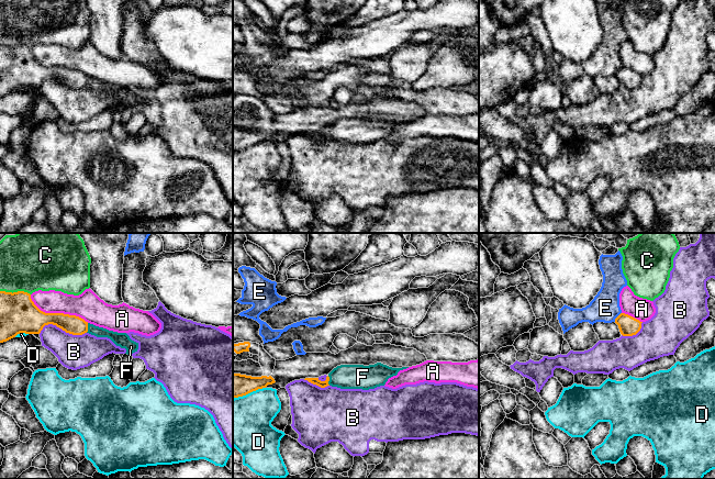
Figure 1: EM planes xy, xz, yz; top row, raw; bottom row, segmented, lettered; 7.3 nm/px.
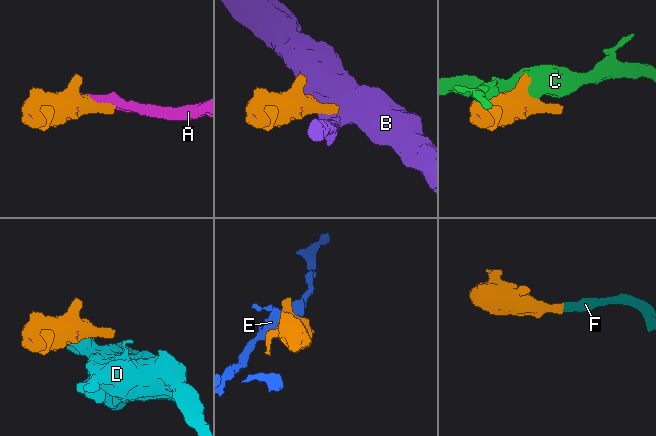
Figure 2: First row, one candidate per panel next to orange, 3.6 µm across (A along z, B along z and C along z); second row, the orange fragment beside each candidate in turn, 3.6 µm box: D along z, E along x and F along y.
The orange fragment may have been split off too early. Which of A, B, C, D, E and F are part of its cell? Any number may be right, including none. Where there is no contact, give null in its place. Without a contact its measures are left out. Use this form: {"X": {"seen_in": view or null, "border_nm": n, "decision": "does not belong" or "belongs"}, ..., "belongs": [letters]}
{"A": {"seen_in": "xy", "border_nm": 480, "decision": "does not belong"}, "B": {"seen_in": "xy", "border_nm": 360, "decision": "does not belong"}, "C": {"seen_in": "xy", "border_nm": 220, "decision": "does not belong"}, "D": {"seen_in": "xz", "border_nm": 260, "decision": "does not belong"}, "E": {"seen_in": "yz", "border_nm": 90, "decision": "does not belong"}, "F": {"seen_in": "xy", "border_nm": 70, "decision": "belongs"}, "belongs": ["F"]}

